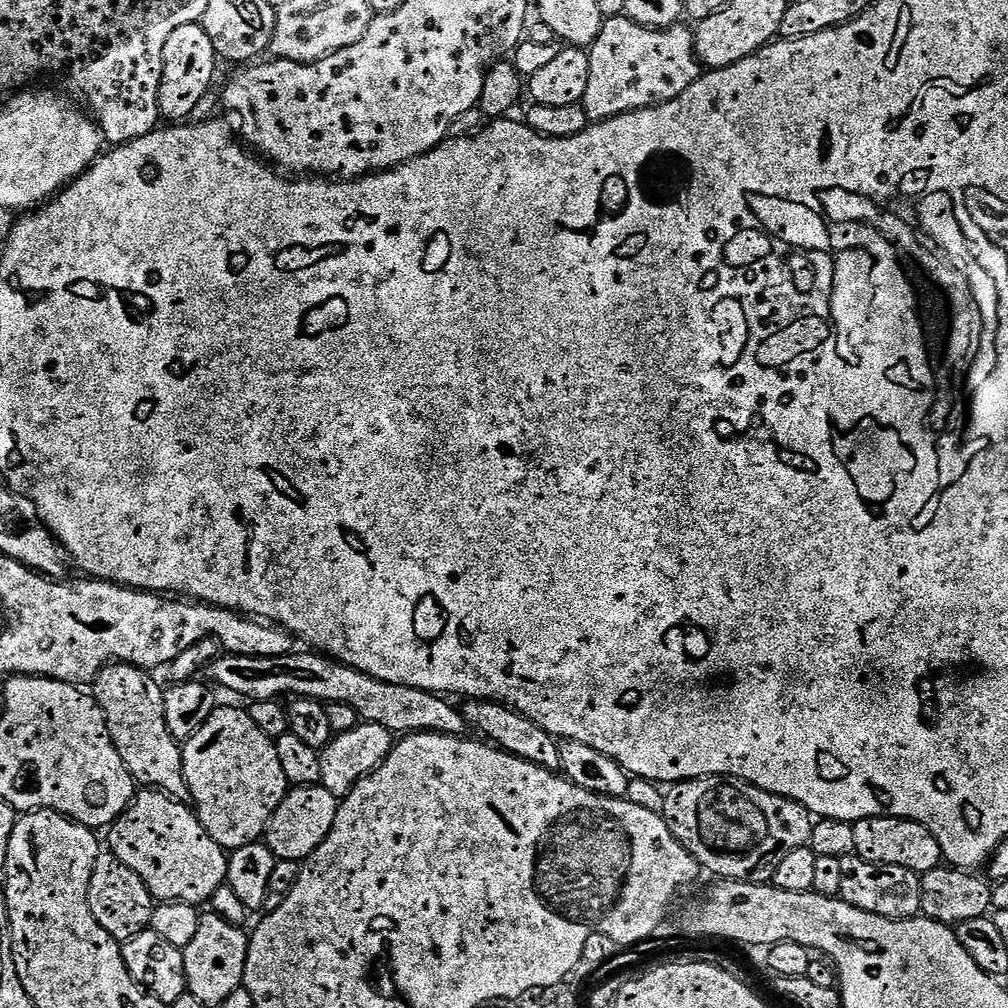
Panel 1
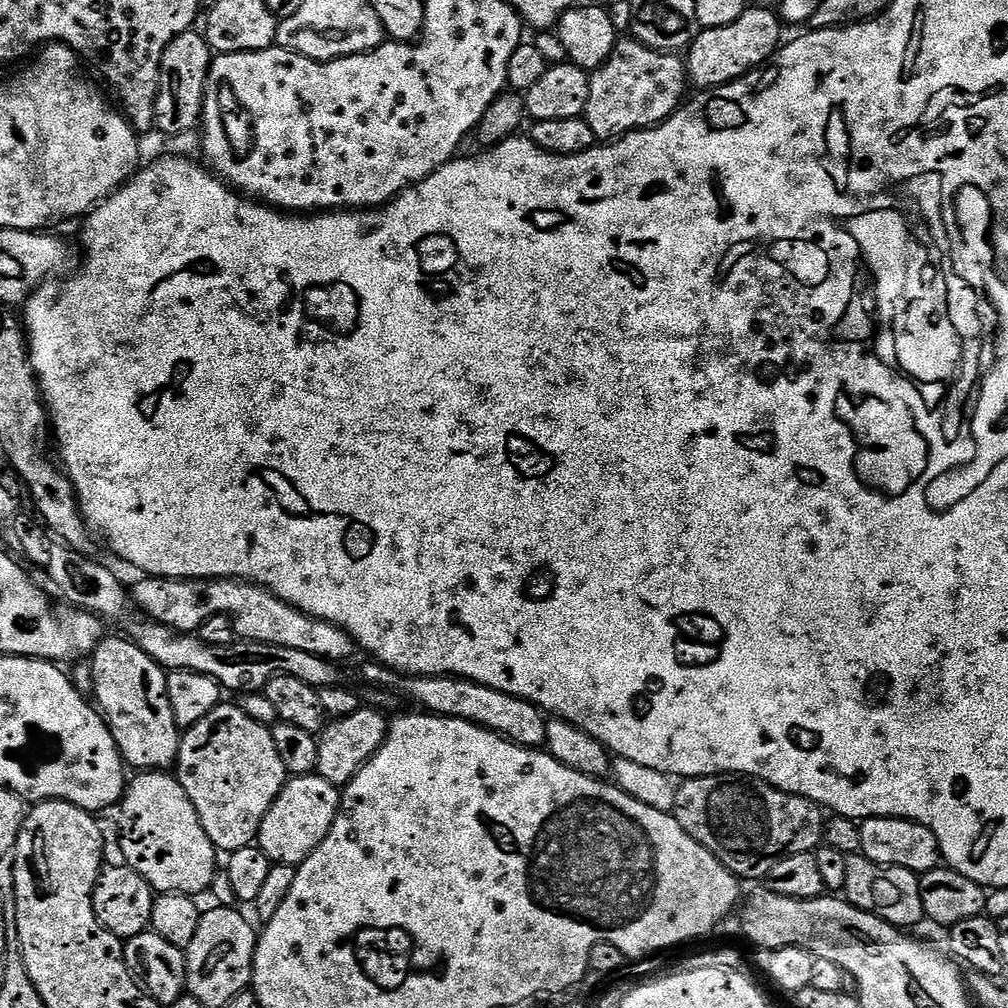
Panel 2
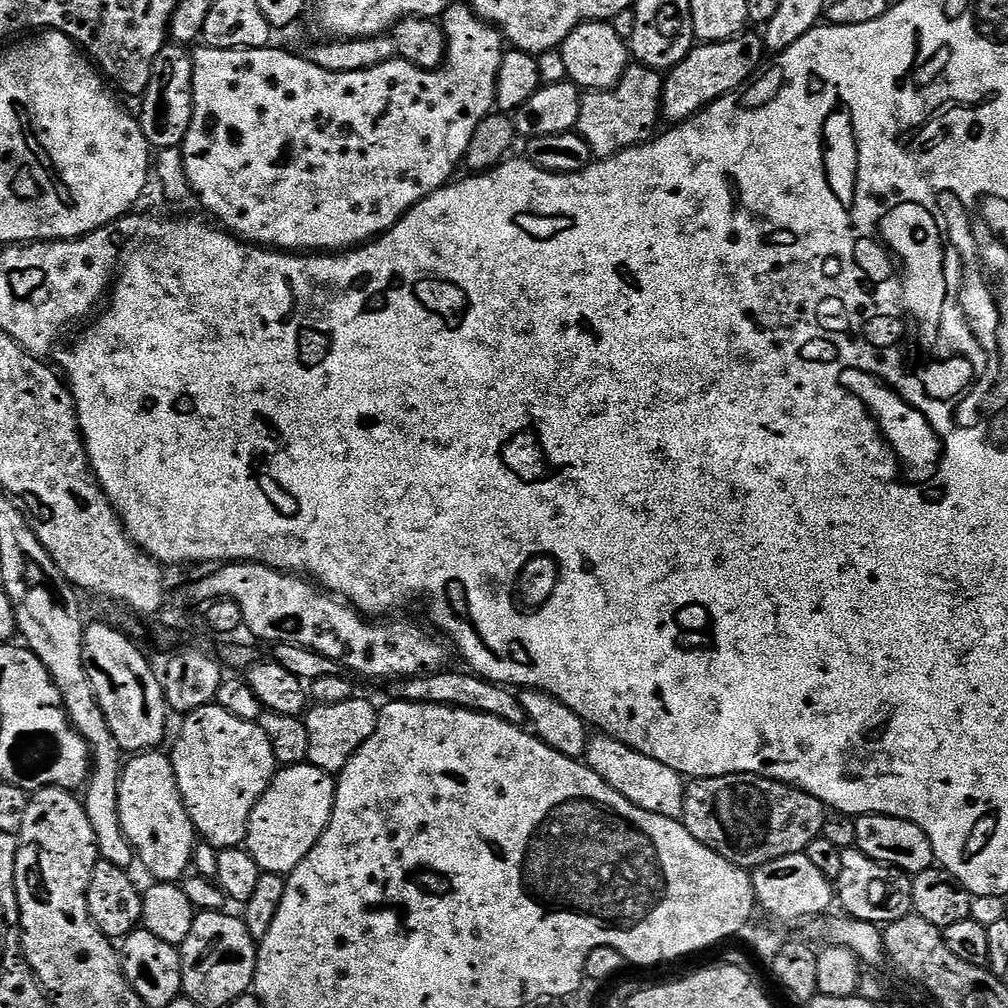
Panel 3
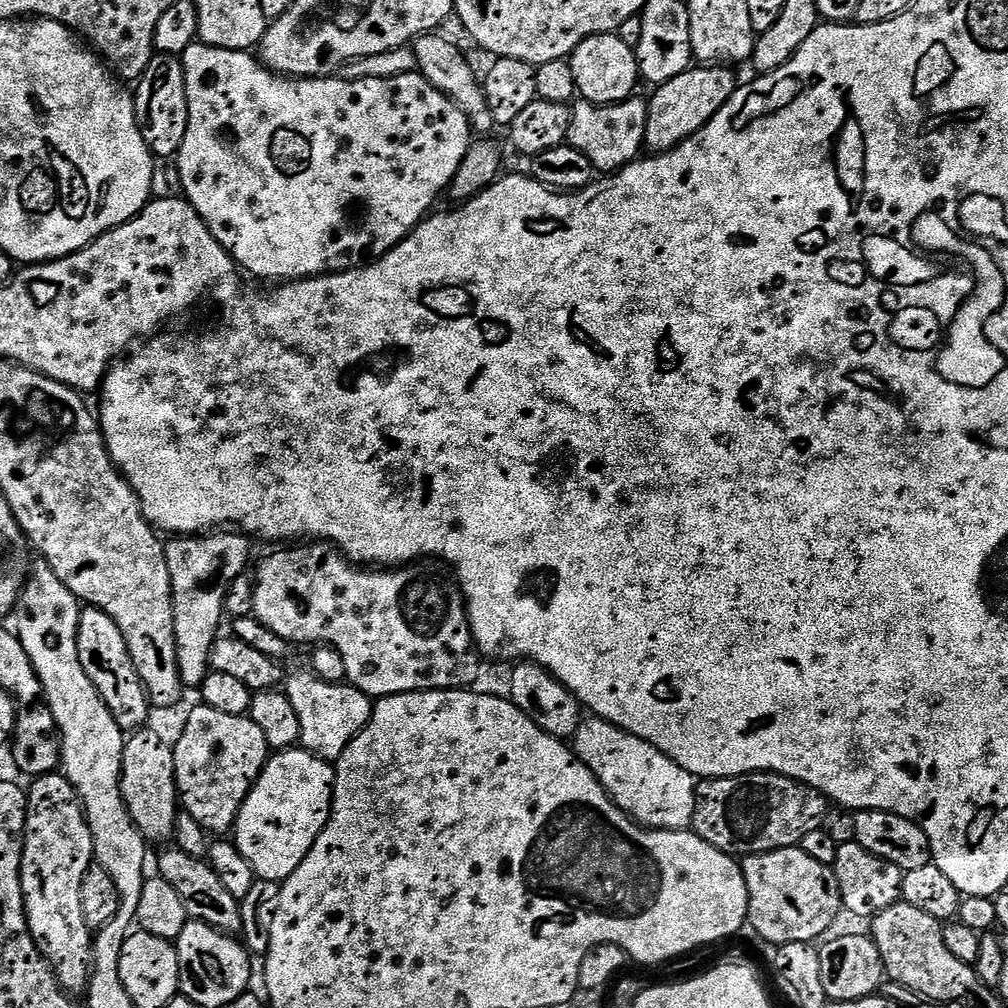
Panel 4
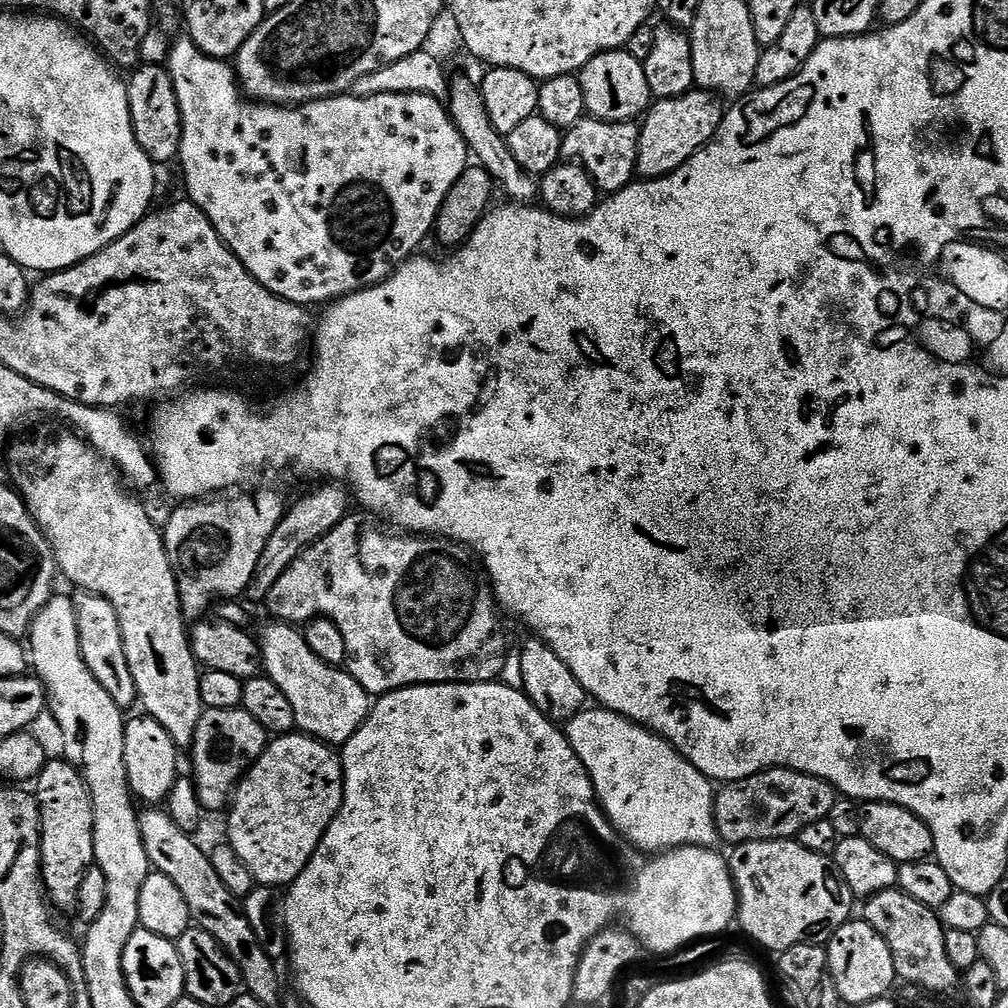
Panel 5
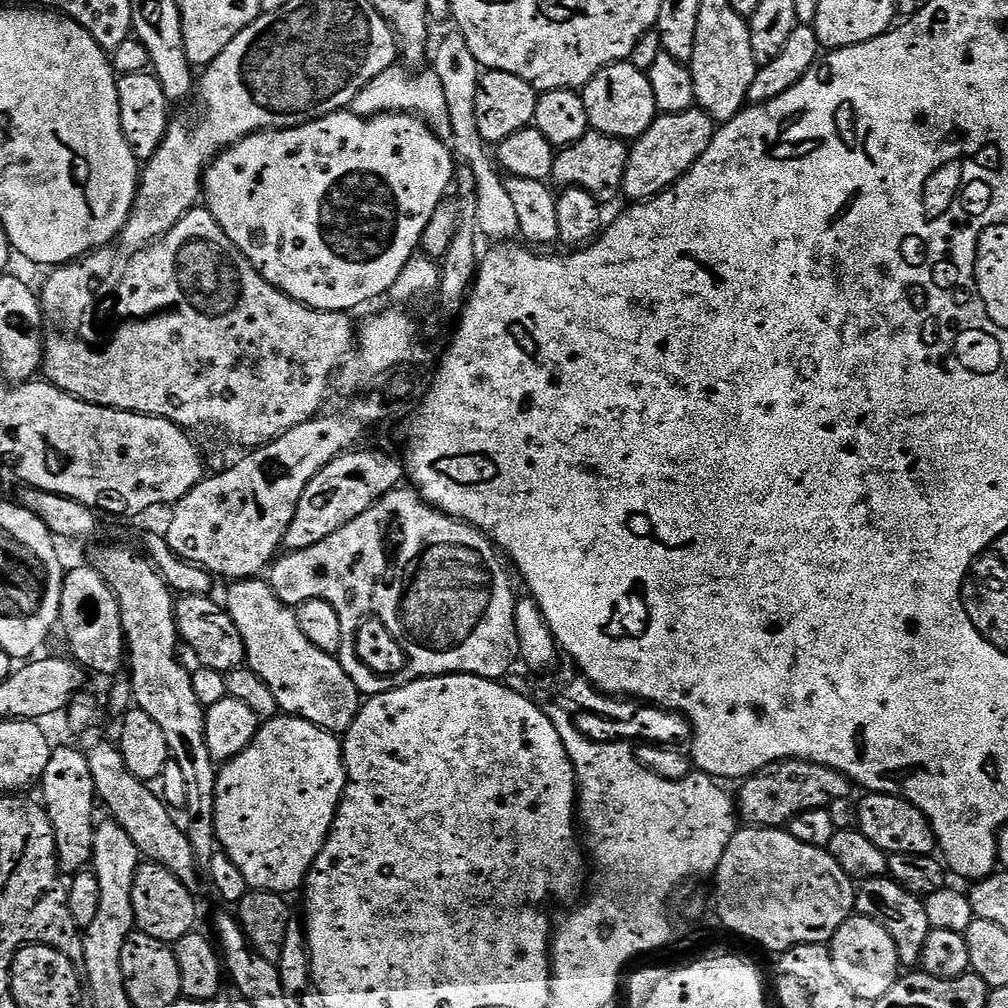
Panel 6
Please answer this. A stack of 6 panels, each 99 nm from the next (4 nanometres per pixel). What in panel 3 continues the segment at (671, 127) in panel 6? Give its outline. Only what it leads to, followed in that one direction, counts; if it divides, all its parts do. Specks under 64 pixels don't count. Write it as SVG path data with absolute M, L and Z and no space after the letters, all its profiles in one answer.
M752 30L722 42L697 43L690 54L686 54L686 58L664 76L663 119L672 120L668 122L686 121L710 107L716 100L745 87L765 63L764 56L766 57L764 37L757 33L755 36Z

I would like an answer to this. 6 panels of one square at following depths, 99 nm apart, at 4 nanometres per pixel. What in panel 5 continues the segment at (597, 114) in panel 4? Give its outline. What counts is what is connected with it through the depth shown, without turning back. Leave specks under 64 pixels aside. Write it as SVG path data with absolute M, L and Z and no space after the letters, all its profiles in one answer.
M585 118L563 133L561 161L577 164L590 174L601 193L611 194L633 183L637 175L640 124L636 122L606 122Z

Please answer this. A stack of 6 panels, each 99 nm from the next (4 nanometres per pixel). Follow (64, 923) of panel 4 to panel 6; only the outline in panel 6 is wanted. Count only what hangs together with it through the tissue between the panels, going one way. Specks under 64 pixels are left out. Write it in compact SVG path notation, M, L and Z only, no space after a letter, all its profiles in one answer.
M76 746L52 749L52 757L38 788L44 791L42 803L56 831L56 852L60 855L61 869L68 874L87 869L94 860L92 848L96 844L98 827L98 797L87 755L79 752Z

